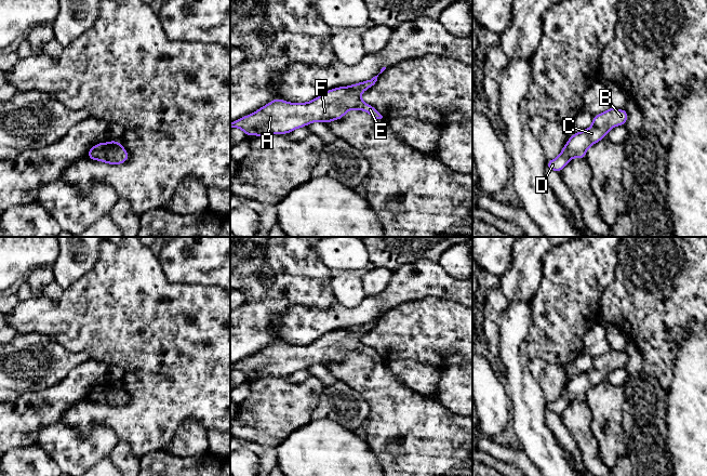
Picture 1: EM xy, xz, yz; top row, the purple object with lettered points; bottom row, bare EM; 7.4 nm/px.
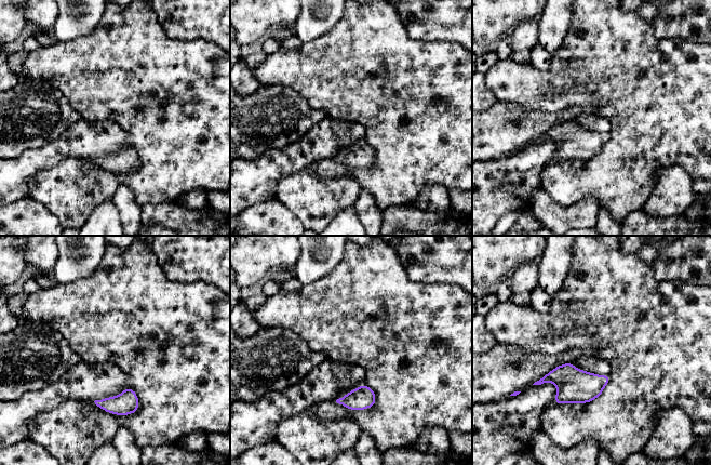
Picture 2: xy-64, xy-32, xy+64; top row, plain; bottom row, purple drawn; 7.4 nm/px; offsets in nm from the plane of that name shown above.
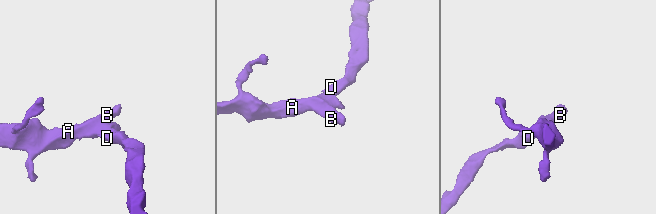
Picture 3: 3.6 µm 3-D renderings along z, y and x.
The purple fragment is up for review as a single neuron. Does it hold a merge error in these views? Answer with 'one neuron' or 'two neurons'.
one neuron

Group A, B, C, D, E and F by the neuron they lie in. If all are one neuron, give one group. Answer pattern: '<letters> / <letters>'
A B C D E F

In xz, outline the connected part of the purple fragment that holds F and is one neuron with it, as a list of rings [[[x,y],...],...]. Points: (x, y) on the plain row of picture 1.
[[[378,317],[349,329],[328,332],[306,345],[275,341],[255,355],[230,365],[230,371],[239,370],[248,380],[288,376],[316,363],[326,366],[342,361],[351,352],[363,353],[375,361],[382,361],[383,358],[375,349],[361,342],[361,336],[375,327],[377,319]]]

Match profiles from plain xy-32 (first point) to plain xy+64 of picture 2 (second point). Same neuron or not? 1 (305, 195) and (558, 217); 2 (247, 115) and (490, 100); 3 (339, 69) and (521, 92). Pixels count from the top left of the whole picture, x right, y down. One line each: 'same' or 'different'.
1: same
2: different
3: same

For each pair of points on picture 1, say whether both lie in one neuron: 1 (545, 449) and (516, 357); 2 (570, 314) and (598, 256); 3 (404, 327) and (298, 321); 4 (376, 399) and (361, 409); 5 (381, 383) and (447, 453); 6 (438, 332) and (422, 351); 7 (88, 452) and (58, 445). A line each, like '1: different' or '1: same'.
1: same
2: same
3: different
4: different
5: same
6: same
7: same

